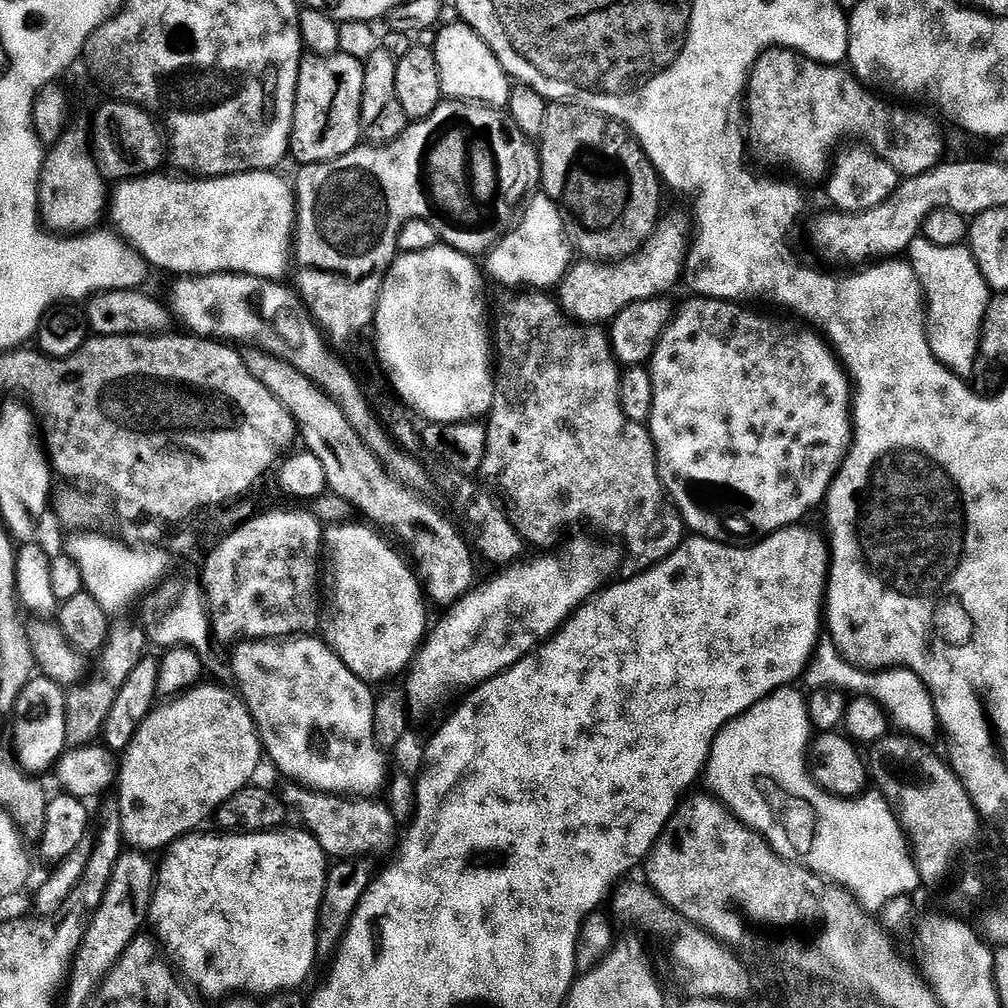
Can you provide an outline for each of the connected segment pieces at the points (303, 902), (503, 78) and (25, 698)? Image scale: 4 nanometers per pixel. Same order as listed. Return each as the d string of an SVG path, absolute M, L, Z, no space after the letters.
M197 830L180 837L173 844L169 844L163 853L163 856L165 855L164 861L160 864L160 873L156 876L156 884L154 880L152 900L150 896L150 928L152 924L153 930L151 929L151 931L154 933L155 939L162 945L163 951L167 953L171 963L179 969L182 976L182 971L184 971L185 977L183 976L183 979L189 985L197 984L205 992L205 994L203 993L205 997L220 996L219 998L224 998L229 994L251 994L256 998L267 998L274 992L299 989L301 987L299 984L311 974L312 963L317 963L318 960L316 955L316 923L322 902L322 890L330 867L329 857L325 855L322 846L308 830L301 830L302 832L273 830L239 834L217 834L215 831L212 831L213 833L204 831Z
M463 22L455 23L448 25L445 23L435 33L437 36L434 51L440 71L441 93L454 100L471 100L478 104L493 106L507 105L514 84L498 62L494 50L490 50L490 46L486 46L486 42L470 25Z
M47 674L33 675L28 684L20 692L14 706L14 722L12 740L16 749L21 750L19 768L25 773L36 774L53 767L69 747L68 727L66 726L66 710L68 698L65 689Z

